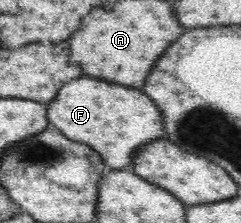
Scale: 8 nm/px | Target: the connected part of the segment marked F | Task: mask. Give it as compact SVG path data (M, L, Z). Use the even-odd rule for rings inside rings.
M88 77L72 79L64 87L60 87L54 101L49 101L44 106L49 125L58 128L68 139L95 149L104 160L107 170L131 168L131 159L141 145L166 137L161 111L150 97L143 91L128 89L122 85L108 83L108 81L88 79Z

